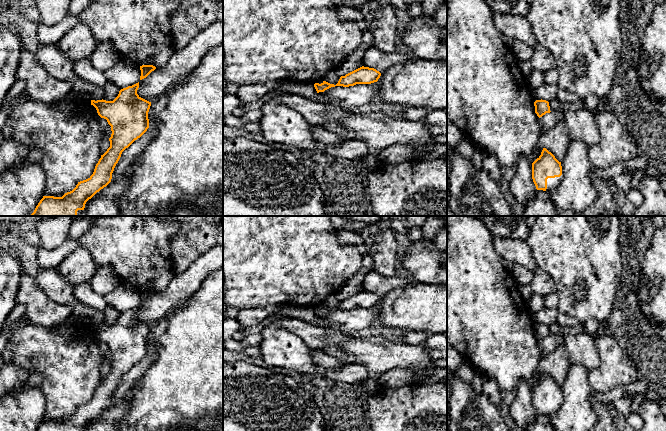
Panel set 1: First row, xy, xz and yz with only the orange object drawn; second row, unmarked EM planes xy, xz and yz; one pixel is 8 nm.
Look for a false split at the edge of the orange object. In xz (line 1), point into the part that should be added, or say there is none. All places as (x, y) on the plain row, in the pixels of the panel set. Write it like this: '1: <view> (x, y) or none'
1: none

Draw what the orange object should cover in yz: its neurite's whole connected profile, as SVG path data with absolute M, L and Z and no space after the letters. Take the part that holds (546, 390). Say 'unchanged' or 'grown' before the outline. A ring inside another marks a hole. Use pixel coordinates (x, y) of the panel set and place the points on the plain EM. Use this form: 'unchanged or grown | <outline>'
grown | M546 372L532 387L532 403L537 414L551 416L562 404L562 390L555 380Z

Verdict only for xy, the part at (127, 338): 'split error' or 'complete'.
complete

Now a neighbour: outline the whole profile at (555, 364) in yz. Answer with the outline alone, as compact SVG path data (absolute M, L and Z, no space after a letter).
M563 341L551 353L543 355L538 372L546 372L561 386L566 379L569 365Z

